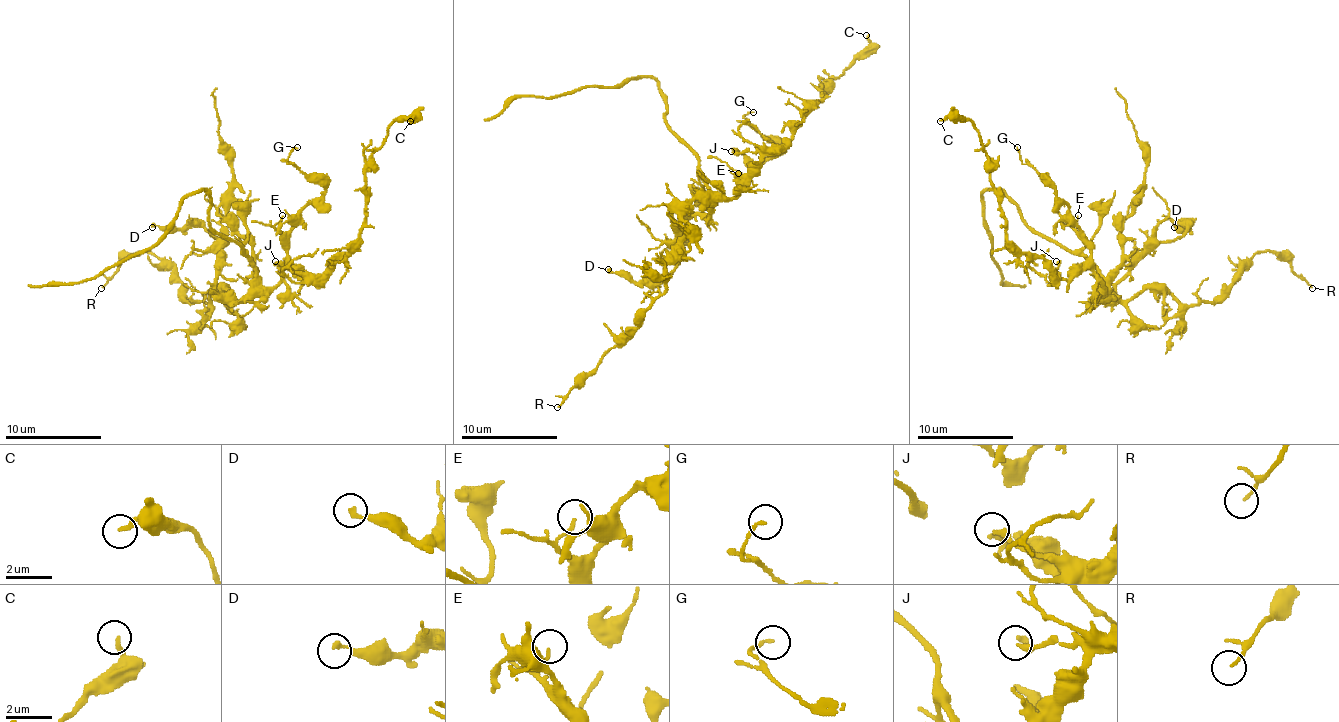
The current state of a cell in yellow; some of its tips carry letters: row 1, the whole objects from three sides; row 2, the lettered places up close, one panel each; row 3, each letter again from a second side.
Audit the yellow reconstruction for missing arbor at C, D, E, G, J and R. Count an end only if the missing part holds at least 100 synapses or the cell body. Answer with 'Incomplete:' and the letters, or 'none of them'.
Incomplete: none of them

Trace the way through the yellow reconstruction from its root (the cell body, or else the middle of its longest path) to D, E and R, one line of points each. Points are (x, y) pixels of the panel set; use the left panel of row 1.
D: (248, 263), (256, 271), (253, 285), (239, 300), (232, 302), (215, 288), (219, 242), (203, 227), (152, 227)
E: (248, 263), (265, 288), (273, 288), (282, 278), (287, 242), (275, 227), (282, 215)
R: (248, 263), (253, 288), (239, 302), (222, 288), (210, 304), (190, 302), (147, 251), (101, 288)

